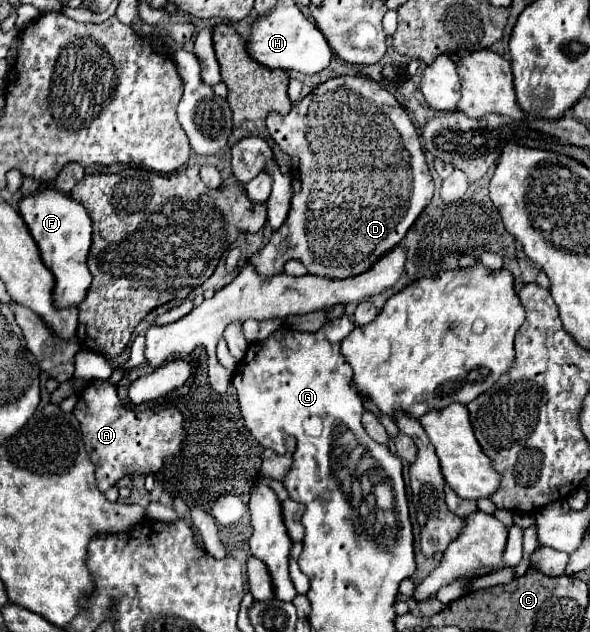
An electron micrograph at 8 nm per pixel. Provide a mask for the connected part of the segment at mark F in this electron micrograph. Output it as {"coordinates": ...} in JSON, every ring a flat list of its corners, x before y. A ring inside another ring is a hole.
{"coordinates":[[53,188,23,198,19,208,33,240,39,246,43,264,51,270,55,278,53,306,77,308,77,304,83,302,91,286,91,272,87,268,87,252,91,246,91,218,87,210,71,196,61,194]]}

